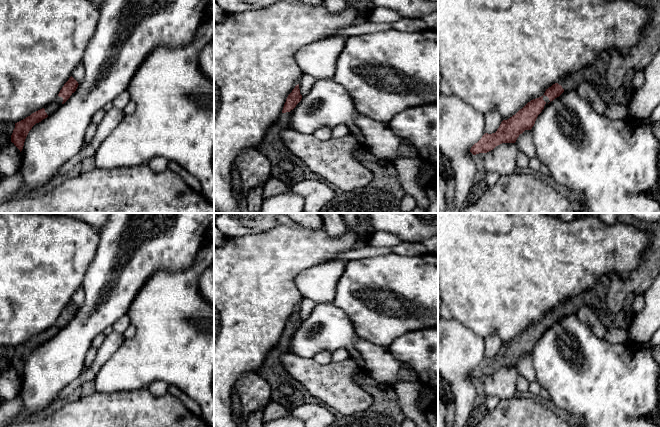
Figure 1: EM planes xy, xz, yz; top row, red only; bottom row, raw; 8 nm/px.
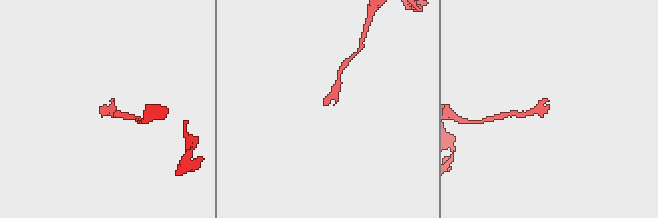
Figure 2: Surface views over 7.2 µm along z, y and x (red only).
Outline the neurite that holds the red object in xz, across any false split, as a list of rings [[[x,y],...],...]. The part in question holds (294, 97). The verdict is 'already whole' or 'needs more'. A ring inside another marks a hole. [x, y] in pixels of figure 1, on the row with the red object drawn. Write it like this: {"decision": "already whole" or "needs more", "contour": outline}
{"decision": "needs more", "contour": [[[298,84],[288,95],[279,119],[270,127],[265,140],[257,148],[271,161],[273,168],[271,177],[287,185],[294,185],[304,180],[317,180],[319,177],[309,170],[299,157],[289,151],[280,139],[280,133],[289,127],[291,113],[301,99]],[[283,160],[292,164],[291,171],[285,172],[279,168],[279,163]]]}

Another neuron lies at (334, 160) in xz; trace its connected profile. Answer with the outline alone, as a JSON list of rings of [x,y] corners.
[[[288,127],[280,139],[309,170],[340,190],[354,190],[372,180],[371,171],[354,155],[362,144],[351,133],[341,139],[320,140]]]

